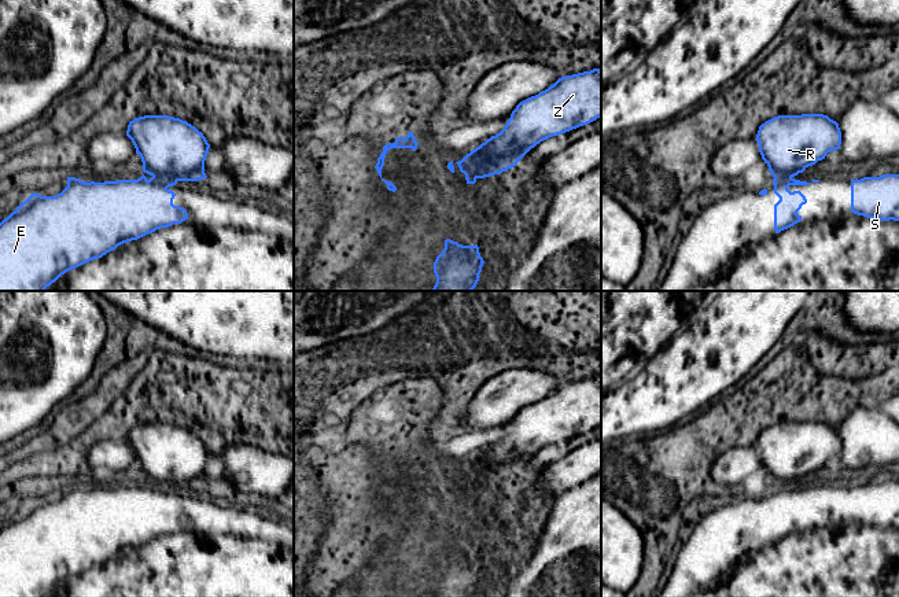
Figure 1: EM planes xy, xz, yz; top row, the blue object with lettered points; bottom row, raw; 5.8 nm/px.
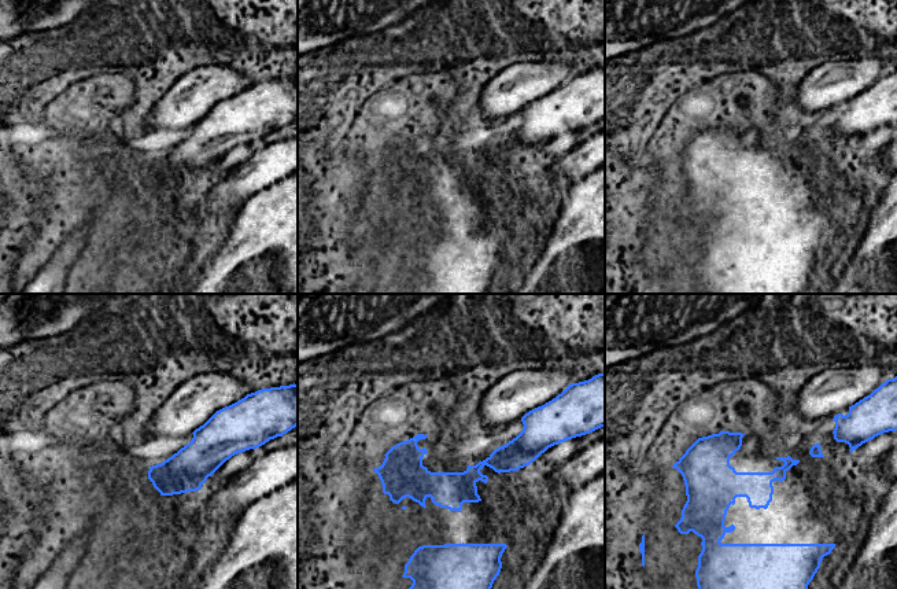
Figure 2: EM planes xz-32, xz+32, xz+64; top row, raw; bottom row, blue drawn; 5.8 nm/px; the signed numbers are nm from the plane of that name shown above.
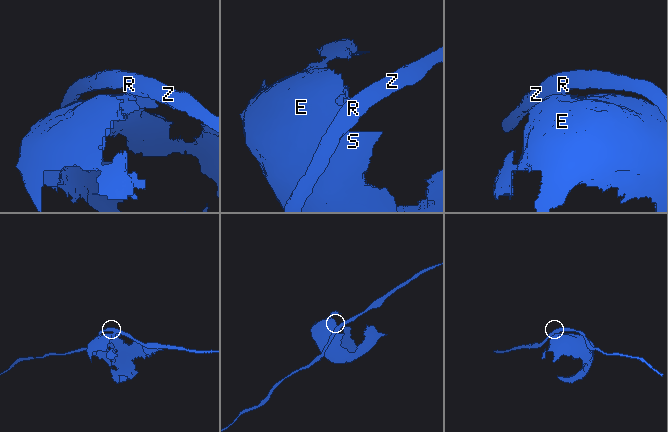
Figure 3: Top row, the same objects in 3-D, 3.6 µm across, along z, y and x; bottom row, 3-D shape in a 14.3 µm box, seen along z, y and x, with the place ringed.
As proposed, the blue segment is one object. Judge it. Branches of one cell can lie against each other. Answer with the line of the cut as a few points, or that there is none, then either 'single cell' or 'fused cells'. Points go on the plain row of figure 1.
cut xy (153, 483), (176, 489); fused cells

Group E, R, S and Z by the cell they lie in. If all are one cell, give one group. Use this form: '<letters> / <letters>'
E S / R Z

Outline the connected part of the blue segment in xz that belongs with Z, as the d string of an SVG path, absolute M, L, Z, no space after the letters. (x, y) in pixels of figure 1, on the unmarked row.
M601 375L559 386L548 397L520 409L504 436L464 464L468 480L476 486L501 482L541 449L601 425Z

